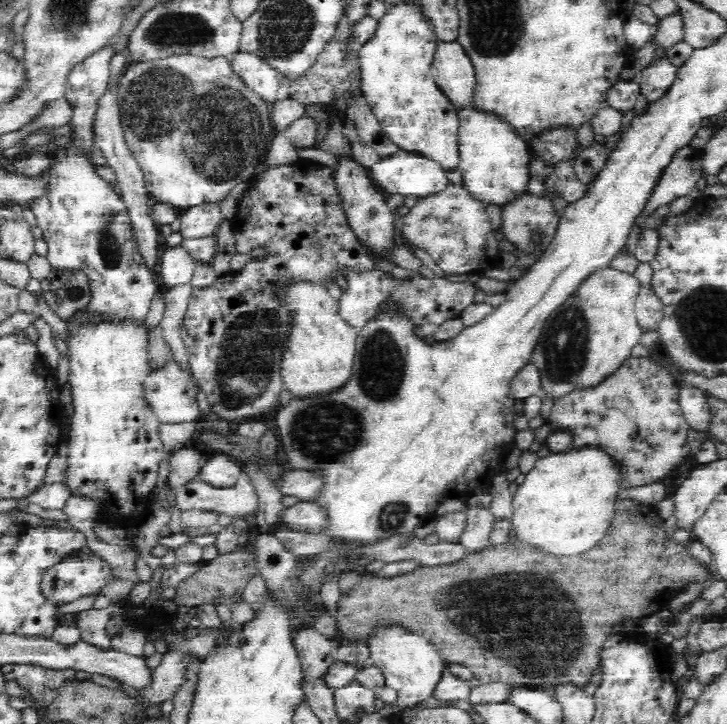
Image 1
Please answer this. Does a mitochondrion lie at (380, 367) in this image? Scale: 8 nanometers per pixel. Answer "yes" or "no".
yes

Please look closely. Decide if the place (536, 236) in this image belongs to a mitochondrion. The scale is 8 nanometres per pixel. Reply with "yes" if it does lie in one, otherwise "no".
yes

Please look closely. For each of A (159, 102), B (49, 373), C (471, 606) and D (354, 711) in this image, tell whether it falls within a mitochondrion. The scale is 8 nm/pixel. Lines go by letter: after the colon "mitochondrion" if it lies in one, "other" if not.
A: mitochondrion
B: other
C: mitochondrion
D: mitochondrion

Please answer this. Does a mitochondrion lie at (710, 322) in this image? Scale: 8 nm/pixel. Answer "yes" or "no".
yes

